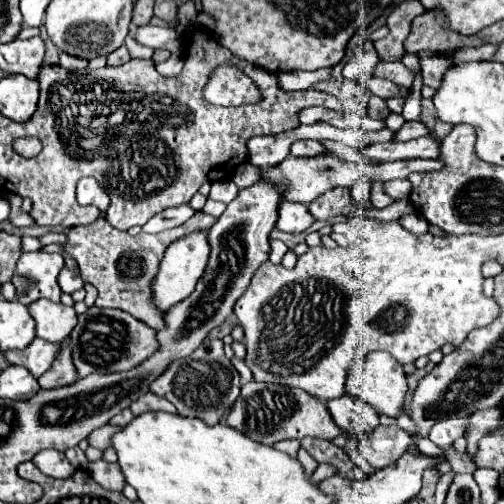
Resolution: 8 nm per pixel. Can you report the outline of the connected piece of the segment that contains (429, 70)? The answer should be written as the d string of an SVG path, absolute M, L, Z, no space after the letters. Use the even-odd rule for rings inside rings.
M420 54L420 60L422 60L422 84L436 90L446 70L450 68L450 60L444 56L432 56L432 54Z

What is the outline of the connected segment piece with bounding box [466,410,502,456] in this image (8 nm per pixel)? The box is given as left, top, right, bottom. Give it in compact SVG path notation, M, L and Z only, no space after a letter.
M480 410L480 412L474 412L474 416L470 418L470 428L466 432L466 438L468 438L468 454L470 456L474 456L478 440L484 434L490 434L492 430L498 428L500 418L502 418L502 412L500 410Z

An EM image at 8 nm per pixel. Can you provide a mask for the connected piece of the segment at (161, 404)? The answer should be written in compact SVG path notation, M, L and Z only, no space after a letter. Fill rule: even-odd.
M152 392L140 396L140 400L136 400L136 402L130 406L130 410L132 410L134 416L140 416L140 414L144 414L144 412L158 412L158 410L176 414L176 408L174 408L168 400L164 400L164 398L160 398L160 396L154 396Z

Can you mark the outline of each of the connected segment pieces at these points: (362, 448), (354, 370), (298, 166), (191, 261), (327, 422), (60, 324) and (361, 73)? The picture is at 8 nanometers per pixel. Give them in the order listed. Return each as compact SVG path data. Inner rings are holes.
M378 426L368 436L359 438L359 451L374 471L394 464L410 448L412 440L398 426Z
M372 352L364 358L362 364L354 364L350 368L350 374L346 380L346 392L350 392L350 394L362 398L364 402L368 402L370 406L374 406L374 410L378 414L398 418L404 408L404 396L408 392L406 374L404 374L402 366L396 360L392 360L392 356L388 356L388 352Z
M288 156L284 162L280 162L274 168L262 170L262 178L276 180L280 184L286 184L286 200L290 202L302 202L310 204L314 198L324 194L326 190L332 190L336 186L352 186L362 178L378 180L378 182L388 182L394 178L406 178L410 172L430 172L430 170L440 170L444 168L442 160L398 160L398 162L382 162L376 166L364 166L364 164L352 164L336 156L320 156L320 160L296 160L294 156Z
M192 232L184 238L180 238L180 242L174 242L162 262L160 262L160 270L156 274L156 278L152 280L152 302L154 306L166 314L168 308L176 306L178 302L182 302L186 296L190 296L196 288L196 282L200 280L200 276L204 274L206 262L208 262L208 234L206 232Z
M248 382L242 386L242 392L228 414L226 422L236 428L238 432L250 436L256 442L262 442L266 446L272 446L274 442L286 440L286 438L298 438L304 436L332 440L342 434L342 430L332 420L326 402L316 400L308 392L300 388L290 388L284 384L266 384L266 382Z
M36 300L28 308L32 312L32 318L36 320L38 338L48 340L52 344L62 344L78 324L76 310L60 302Z
M370 40L362 42L354 54L354 58L344 66L342 74L344 78L348 80L354 80L354 78L372 78L372 70L374 66L380 62L376 50L374 50L374 44Z

